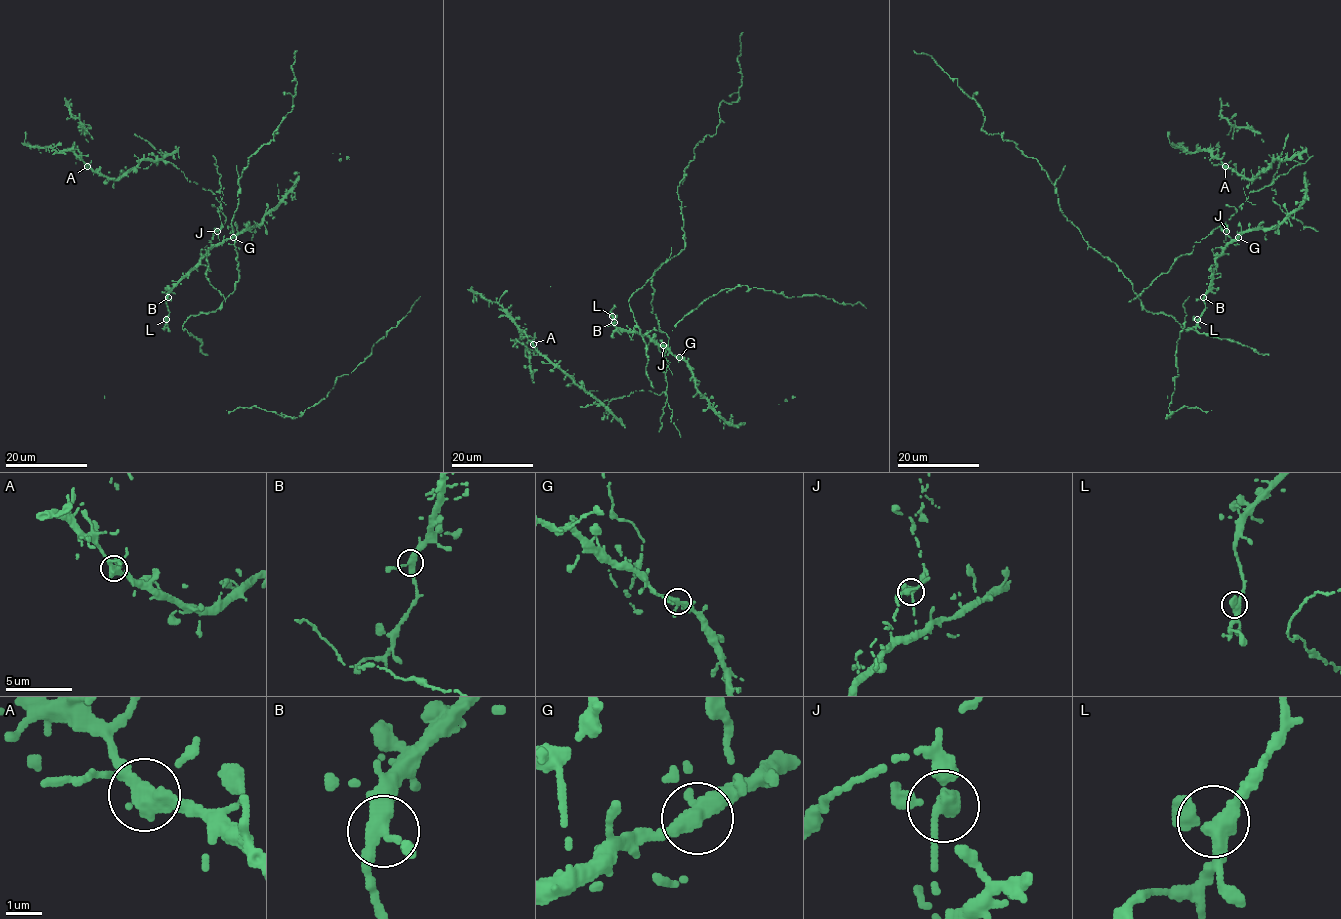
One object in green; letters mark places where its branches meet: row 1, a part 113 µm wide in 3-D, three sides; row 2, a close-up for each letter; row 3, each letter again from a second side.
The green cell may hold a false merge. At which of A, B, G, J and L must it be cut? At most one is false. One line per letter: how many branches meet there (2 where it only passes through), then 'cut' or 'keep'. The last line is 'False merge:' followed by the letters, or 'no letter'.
A: 3 branches meet; keep
B: 3 branches meet; keep
G: 3 branches meet; keep
J: 3 branches meet; cut
L: 3 branches meet; keep
False merge: J

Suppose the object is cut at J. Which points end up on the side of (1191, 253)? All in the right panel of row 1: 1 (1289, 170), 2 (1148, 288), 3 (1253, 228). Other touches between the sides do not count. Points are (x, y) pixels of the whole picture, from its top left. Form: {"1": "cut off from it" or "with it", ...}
{"1": "with it", "2": "with it", "3": "cut off from it"}

